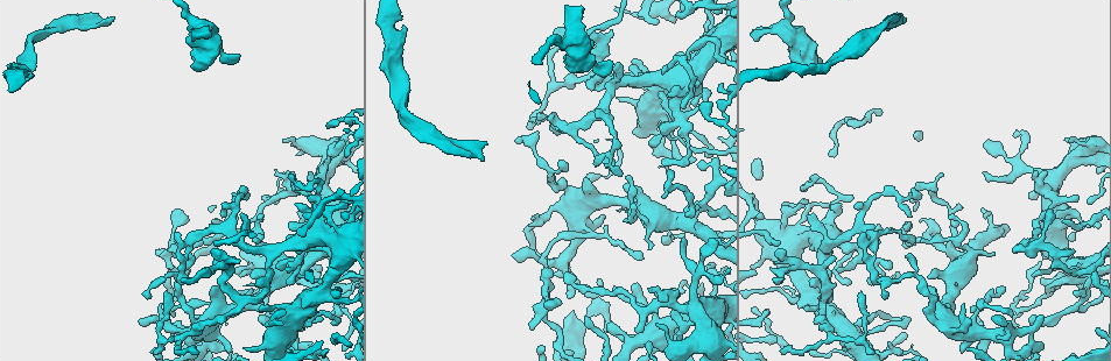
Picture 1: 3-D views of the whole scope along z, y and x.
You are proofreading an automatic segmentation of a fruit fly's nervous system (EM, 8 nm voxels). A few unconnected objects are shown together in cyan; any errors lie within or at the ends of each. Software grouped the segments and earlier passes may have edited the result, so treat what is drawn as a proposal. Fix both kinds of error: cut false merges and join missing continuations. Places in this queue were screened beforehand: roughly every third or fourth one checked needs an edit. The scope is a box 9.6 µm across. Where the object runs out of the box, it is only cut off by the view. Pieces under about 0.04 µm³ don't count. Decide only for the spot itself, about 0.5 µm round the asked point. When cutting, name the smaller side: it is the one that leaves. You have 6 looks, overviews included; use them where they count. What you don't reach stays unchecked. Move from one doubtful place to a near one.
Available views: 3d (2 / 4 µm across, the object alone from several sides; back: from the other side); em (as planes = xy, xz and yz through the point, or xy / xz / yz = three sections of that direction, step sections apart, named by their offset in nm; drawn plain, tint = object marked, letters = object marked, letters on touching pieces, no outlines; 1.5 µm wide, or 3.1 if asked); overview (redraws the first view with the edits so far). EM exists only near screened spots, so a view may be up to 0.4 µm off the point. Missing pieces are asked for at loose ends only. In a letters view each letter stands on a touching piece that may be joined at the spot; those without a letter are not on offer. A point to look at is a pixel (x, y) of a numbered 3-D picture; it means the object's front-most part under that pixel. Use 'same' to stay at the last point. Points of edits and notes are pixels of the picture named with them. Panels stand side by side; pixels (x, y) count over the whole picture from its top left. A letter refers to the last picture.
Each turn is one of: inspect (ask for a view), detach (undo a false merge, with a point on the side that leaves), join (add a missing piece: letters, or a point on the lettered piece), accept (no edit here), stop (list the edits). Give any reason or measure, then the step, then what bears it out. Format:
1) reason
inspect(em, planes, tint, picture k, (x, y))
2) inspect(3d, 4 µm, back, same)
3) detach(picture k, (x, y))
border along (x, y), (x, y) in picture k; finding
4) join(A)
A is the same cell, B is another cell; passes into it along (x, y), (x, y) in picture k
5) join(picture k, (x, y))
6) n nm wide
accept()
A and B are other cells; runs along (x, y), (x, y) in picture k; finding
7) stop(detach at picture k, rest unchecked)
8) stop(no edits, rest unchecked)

tapers out
inspect(em, planes, letters, picture 1, (951, 219))

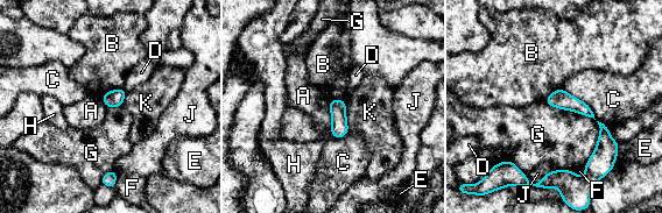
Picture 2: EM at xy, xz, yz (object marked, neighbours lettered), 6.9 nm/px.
120 nm wide
accept()
A, B, C, D, E, F, G, H, J and K are other cells; runs along (558, 92), (604, 129), (593, 167) in picture 2; none of them fits

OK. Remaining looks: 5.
an open end
inspect(3d, 4 µm, picture 1, (139, 320))

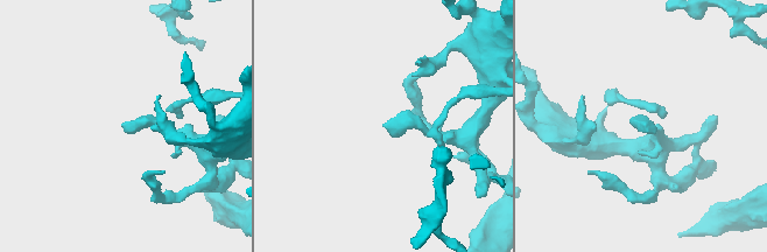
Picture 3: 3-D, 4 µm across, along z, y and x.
inspect(em, xz, step 4, tint, picture 3, (648, 125))

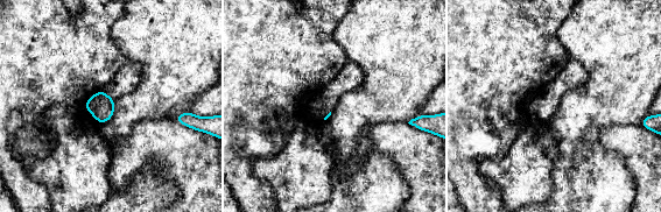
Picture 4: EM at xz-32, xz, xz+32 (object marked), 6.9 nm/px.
inspect(em, planes, letters, same)

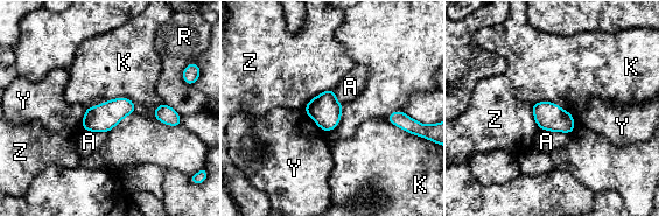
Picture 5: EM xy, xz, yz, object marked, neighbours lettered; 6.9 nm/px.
190 nm wide
accept()
A, K, R, Y and Z are other cells; border along (135, 105), (116, 97), (85, 109) in picture 5; no lettered piece goes on from it

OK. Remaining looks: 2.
stop(no edits, rest unchecked)

